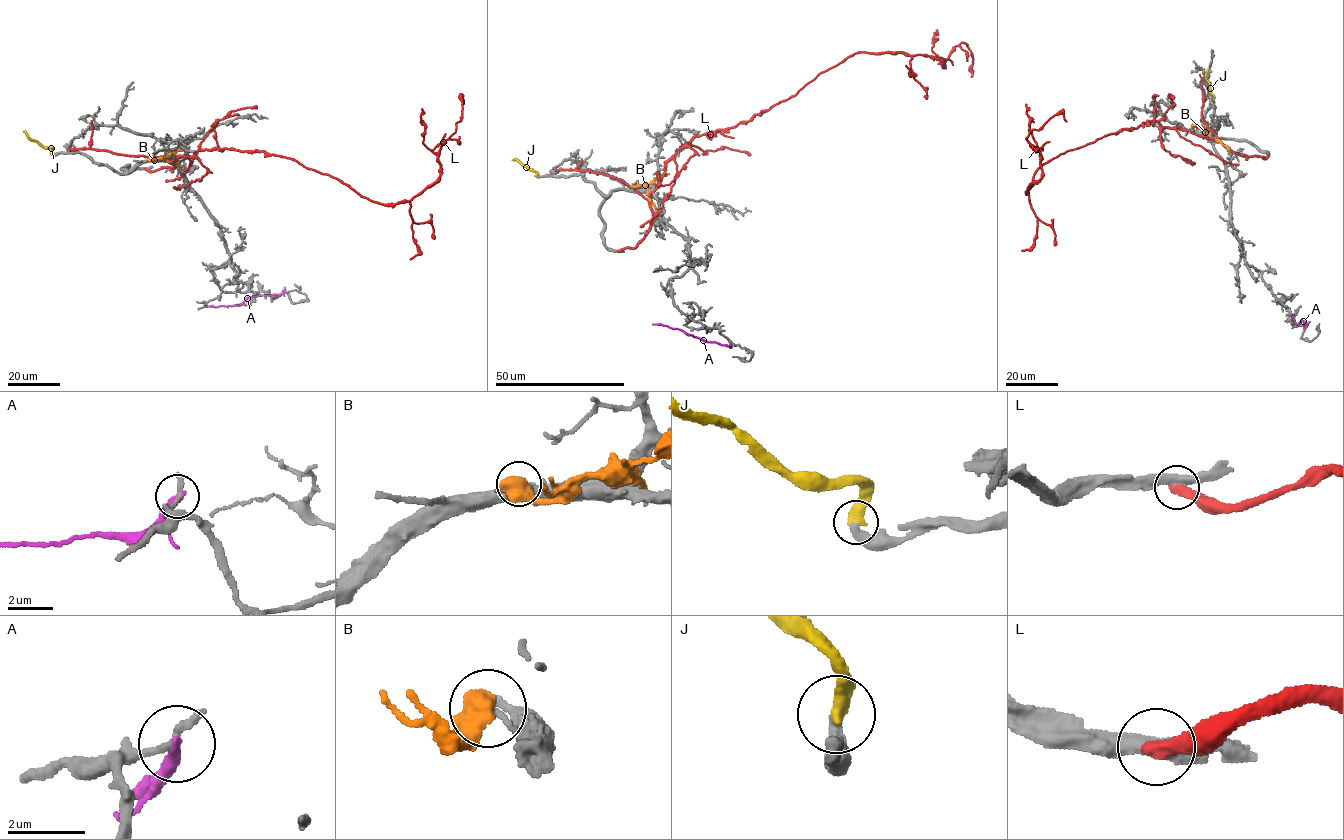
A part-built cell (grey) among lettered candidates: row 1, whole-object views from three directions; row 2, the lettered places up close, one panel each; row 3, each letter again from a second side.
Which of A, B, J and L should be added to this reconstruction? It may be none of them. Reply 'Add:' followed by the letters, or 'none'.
Add: J

